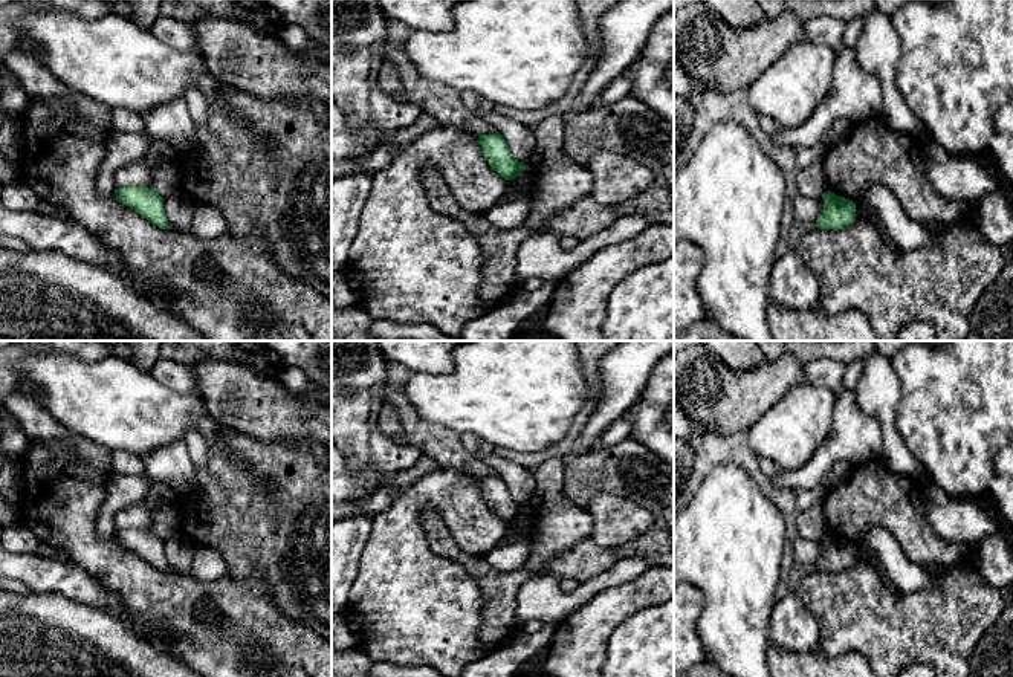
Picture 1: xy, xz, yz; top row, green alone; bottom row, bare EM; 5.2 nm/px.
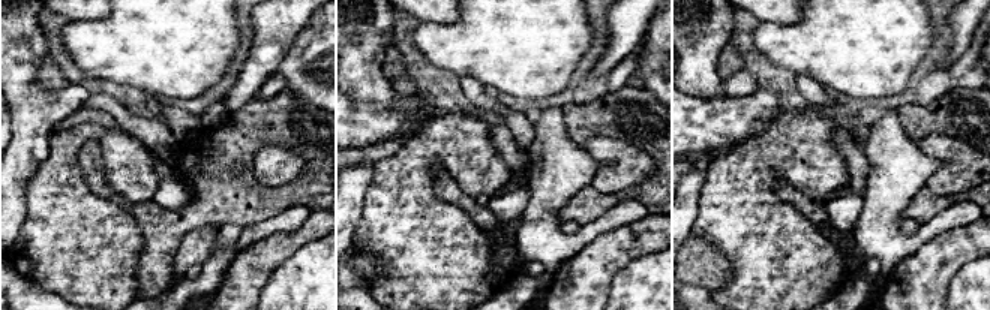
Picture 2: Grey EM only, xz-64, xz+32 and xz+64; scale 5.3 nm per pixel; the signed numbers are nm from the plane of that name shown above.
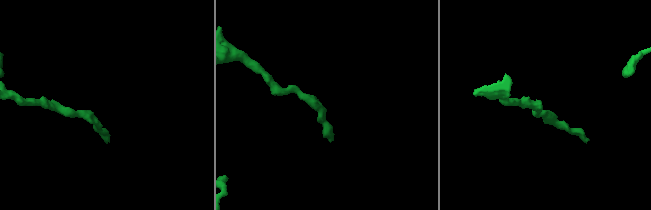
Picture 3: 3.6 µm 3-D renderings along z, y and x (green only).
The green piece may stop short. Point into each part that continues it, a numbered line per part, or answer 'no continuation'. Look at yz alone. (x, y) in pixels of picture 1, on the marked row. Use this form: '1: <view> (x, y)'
no continuation

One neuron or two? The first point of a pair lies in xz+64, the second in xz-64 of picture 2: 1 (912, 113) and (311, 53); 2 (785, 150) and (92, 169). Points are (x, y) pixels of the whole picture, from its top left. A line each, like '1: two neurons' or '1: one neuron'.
1: two neurons
2: two neurons

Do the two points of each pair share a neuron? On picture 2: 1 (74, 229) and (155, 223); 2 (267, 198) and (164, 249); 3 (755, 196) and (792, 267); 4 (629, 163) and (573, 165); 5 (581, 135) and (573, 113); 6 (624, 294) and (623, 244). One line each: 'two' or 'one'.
1: two
2: one
3: one
4: two
5: one
6: two

